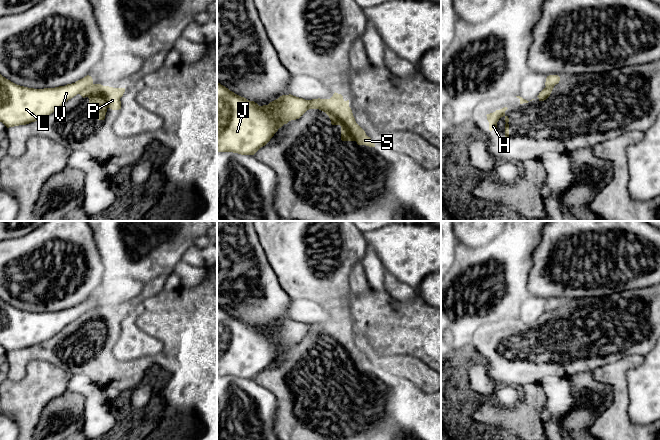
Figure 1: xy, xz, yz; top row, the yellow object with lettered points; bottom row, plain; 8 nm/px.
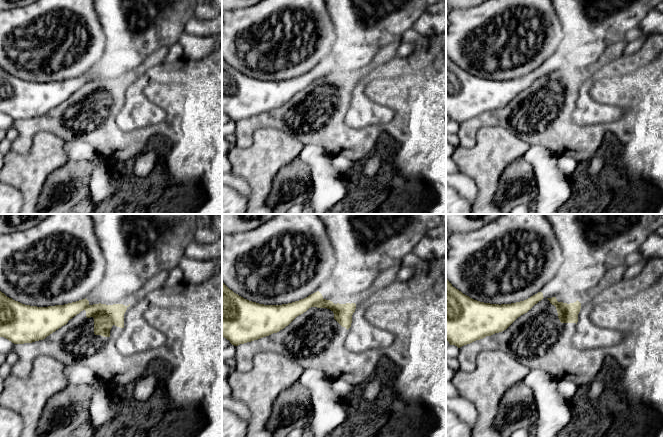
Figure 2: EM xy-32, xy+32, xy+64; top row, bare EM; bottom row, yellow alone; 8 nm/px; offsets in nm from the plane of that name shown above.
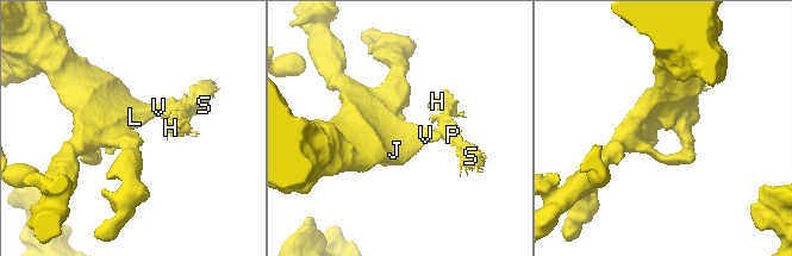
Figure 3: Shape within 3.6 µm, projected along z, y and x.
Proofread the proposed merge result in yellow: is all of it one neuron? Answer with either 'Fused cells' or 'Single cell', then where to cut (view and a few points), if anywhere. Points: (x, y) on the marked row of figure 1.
Fused cells. Split along xy (92, 83), (78, 93)

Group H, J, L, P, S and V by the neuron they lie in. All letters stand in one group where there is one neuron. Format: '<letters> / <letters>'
H P S / J L V

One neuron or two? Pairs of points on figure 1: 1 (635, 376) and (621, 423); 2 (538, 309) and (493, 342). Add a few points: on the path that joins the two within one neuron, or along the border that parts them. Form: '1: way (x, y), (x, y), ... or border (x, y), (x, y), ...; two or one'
1: border (626, 375), (628, 417), (632, 421); two
2: border (521, 320), (529, 325); two

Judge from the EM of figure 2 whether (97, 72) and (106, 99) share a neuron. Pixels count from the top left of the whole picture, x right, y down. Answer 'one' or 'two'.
two

